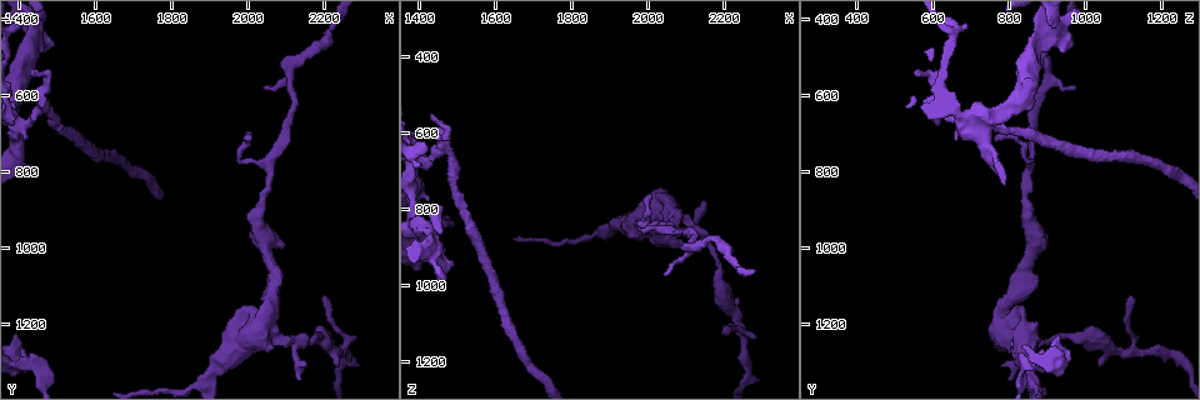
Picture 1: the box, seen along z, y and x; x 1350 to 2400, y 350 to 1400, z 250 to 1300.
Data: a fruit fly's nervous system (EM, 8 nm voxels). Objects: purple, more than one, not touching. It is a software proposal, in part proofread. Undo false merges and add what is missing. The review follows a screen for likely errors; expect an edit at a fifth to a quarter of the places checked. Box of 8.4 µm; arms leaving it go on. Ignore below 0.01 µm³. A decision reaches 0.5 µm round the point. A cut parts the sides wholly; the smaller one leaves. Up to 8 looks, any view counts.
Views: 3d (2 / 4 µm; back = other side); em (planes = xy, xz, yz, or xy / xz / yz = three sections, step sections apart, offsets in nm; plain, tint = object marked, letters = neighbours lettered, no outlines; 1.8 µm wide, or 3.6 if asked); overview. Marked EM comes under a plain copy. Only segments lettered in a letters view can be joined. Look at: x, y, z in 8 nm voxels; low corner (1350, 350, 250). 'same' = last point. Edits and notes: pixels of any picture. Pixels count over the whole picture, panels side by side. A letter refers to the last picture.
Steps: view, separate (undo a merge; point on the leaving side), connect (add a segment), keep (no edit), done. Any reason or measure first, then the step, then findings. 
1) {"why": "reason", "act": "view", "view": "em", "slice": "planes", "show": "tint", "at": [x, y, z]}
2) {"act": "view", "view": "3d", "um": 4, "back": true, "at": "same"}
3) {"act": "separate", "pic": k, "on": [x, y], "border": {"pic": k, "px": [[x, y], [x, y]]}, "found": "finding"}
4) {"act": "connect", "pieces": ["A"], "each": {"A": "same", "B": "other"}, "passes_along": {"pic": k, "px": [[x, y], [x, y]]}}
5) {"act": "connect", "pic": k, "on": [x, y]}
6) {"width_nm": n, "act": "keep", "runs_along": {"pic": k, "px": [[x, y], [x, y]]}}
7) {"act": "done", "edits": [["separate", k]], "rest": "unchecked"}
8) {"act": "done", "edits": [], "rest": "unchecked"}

{"why": "branch stops here", "act": "view", "view": "em", "slice": "yz", "step": 16, "show": "letters", "at": [1455, 490, 945]}

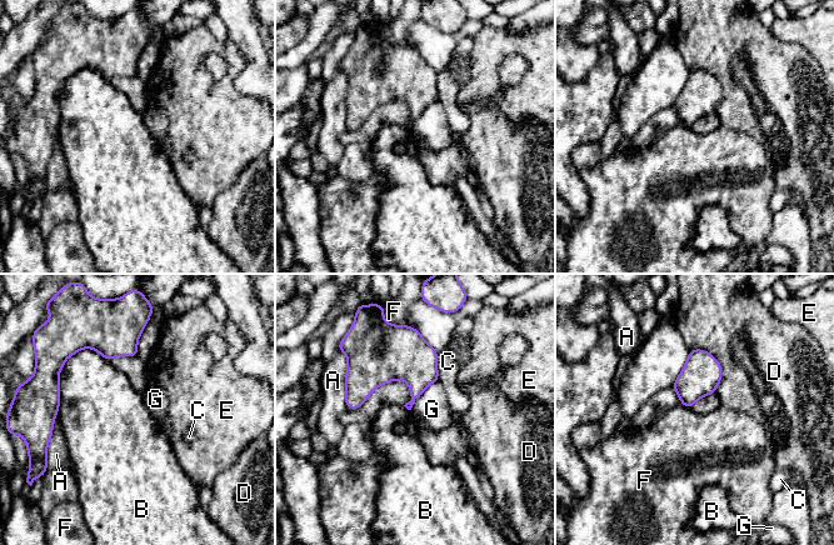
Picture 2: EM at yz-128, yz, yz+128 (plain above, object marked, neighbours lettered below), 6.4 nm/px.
{"act": "view", "view": "em", "slice": "planes", "show": "letters", "at": "same"}

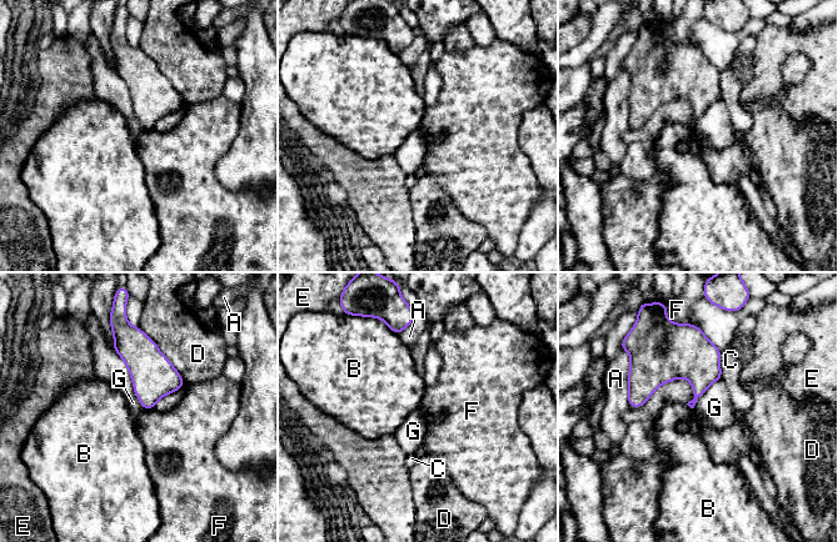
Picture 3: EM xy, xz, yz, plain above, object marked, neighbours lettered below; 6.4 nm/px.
{"act": "keep", "each": {"A": "other", "B": "other", "C": "other", "D": "other", "E": "other", "F": "other", "G": "other"}, "border": {"pic": 3, "px": [[722, 377], [704, 391], [693, 407]]}, "found": "no lettered segment goes on from it"}

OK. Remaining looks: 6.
{"why": "tapers out", "act": "view", "view": "3d", "um": 2, "at": [2000, 700, 760]}

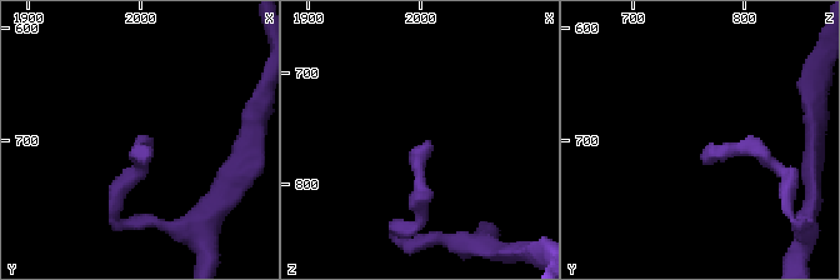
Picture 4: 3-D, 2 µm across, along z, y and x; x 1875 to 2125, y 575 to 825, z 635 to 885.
{"why": "need the tissue", "act": "view", "view": "em", "slice": "xy", "step": 16, "show": "letters", "at": [2008, 708, 762]}

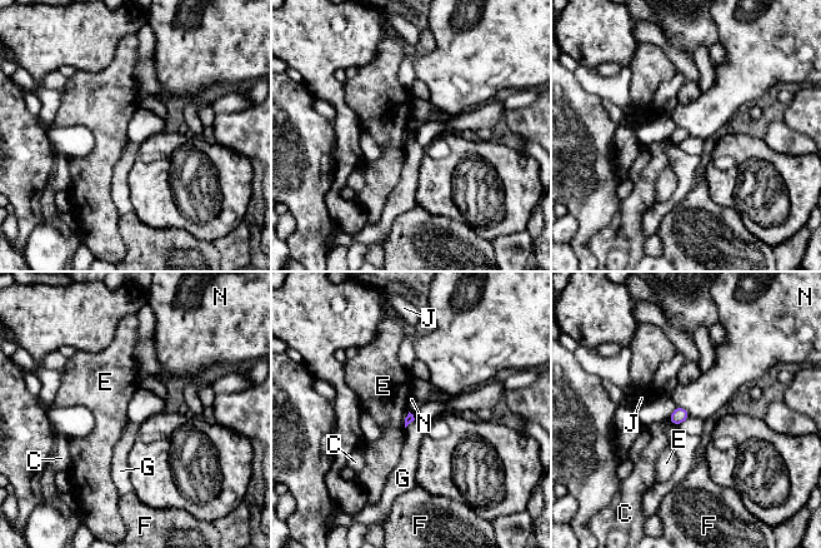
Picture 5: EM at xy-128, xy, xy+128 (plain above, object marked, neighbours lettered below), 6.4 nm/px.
{"act": "view", "view": "em", "slice": "yz", "step": 16, "show": "letters", "at": "same"}

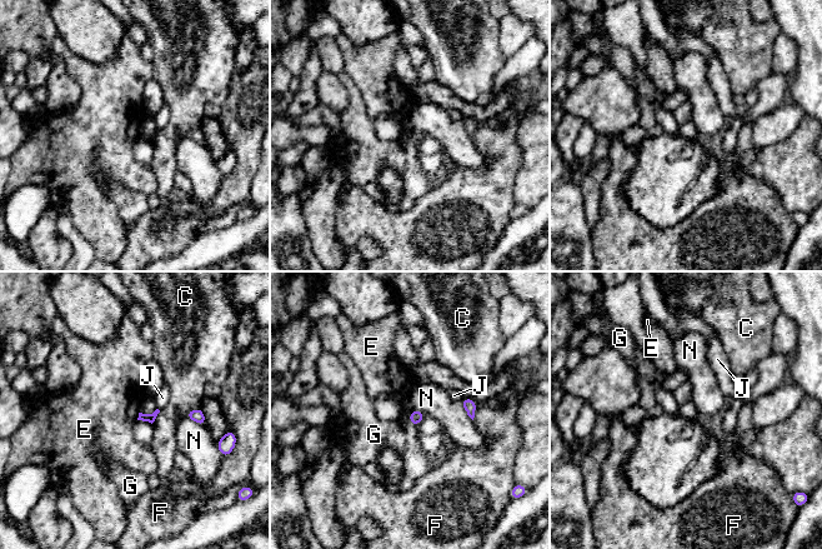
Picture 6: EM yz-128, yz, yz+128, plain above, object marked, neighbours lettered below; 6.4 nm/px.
{"act": "keep", "each": {"C": "other", "E": "other", "F": "other", "G": "other", "J": "other", "N": "other"}, "border": {"pic": 6, "px": [[139, 412], [136, 419]]}, "found": "no lettered segment goes on from it"}

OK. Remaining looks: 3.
{"why": "three-way junction", "act": "view", "view": "em", "slice": "planes", "show": "letters", "at": [1450, 640, 645]}

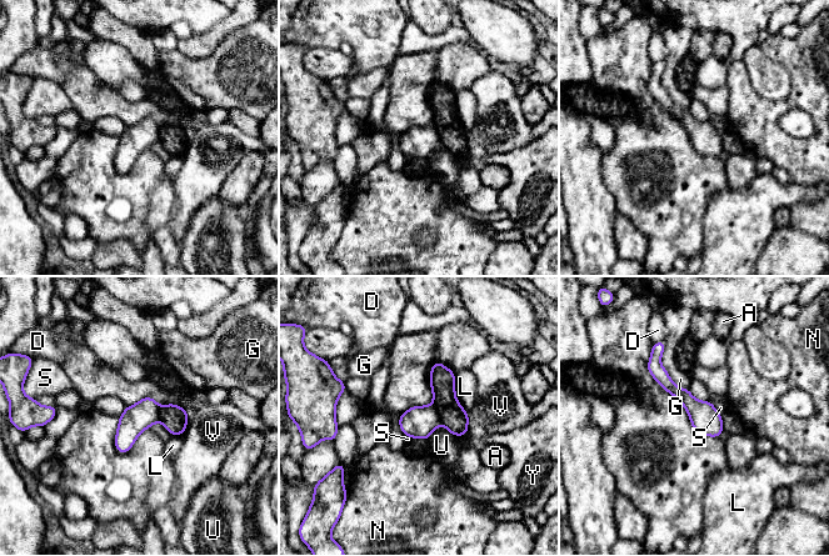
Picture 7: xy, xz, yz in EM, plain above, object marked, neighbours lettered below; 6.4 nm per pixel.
{"longest_contact_nm": ["G", 340], "act": "separate", "pic": 7, "on": [453, 416], "each": {"A": "other", "D": "other", "G": "other", "L": "other", "N": "other", "S": "other", "U": "other", "V": "other", "Y": "other"}, "border": {"pic": 7, "px": [[432, 405], [440, 422]]}, "found": "two neurons meet here"}

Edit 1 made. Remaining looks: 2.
{"act": "done", "edits": [["separate", 7]], "rest": "unchecked"}

